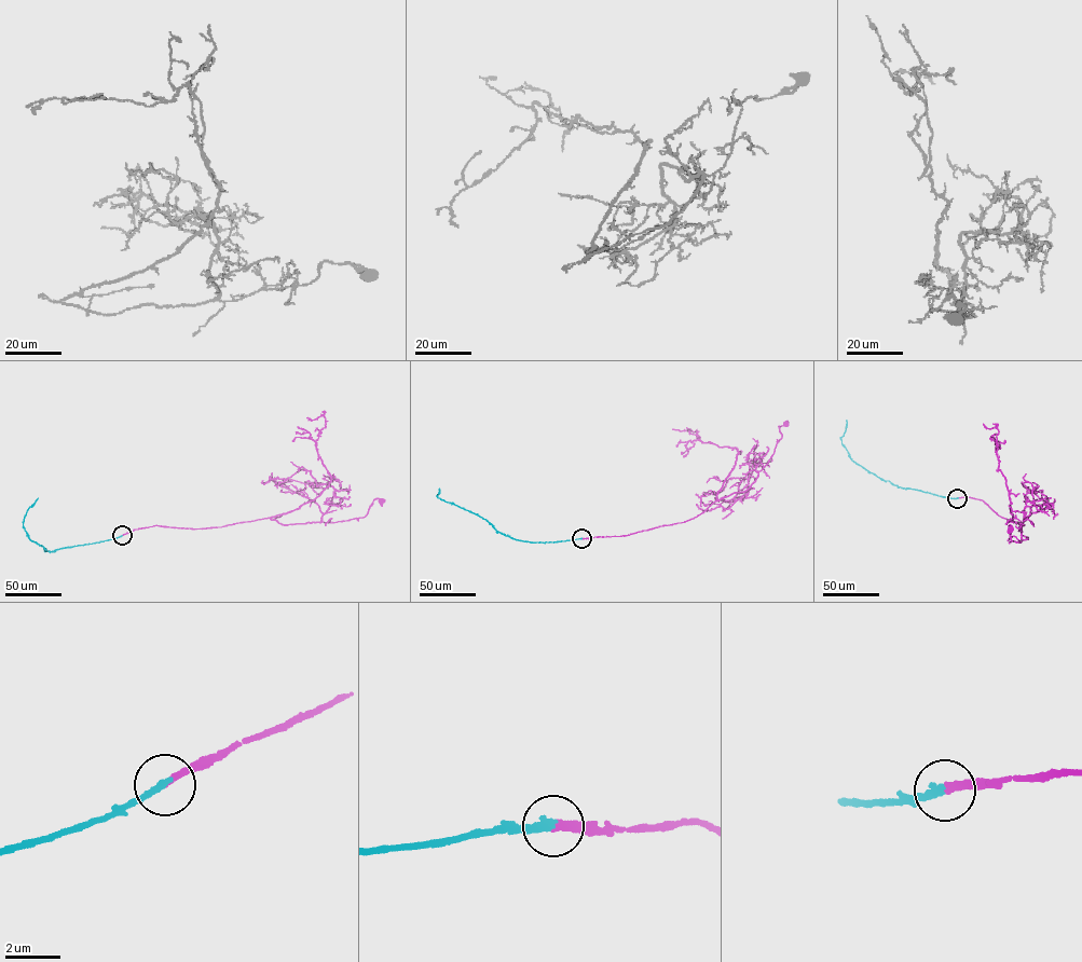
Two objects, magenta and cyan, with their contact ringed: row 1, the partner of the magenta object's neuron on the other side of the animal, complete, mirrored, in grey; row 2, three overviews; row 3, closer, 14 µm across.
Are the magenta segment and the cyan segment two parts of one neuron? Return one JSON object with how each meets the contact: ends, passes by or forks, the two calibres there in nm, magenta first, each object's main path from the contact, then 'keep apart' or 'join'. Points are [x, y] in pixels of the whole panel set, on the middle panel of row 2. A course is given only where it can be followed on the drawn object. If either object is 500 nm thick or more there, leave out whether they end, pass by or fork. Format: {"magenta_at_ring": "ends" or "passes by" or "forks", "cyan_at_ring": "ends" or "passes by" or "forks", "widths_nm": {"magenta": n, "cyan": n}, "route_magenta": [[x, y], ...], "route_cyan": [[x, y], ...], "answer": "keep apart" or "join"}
{"magenta_at_ring": "ends", "cyan_at_ring": "ends", "widths_nm": {"magenta": 240, "cyan": 240}, "route_magenta": [[581, 538], [618, 536], [684, 522], [716, 500], [744, 492], [774, 454], [782, 435], [779, 427], [785, 425]], "route_cyan": [[581, 538], [544, 543], [514, 539], [475, 513], [437, 497], [439, 489]], "answer": "join"}

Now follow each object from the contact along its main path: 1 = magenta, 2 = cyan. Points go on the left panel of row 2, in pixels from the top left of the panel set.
1: (122, 535), (156, 525), (203, 528), (269, 518), (284, 524), (333, 522), (363, 518), (375, 498), (381, 502)
2: (122, 535), (46, 551), (29, 539), (23, 525), (27, 510), (38, 498)

